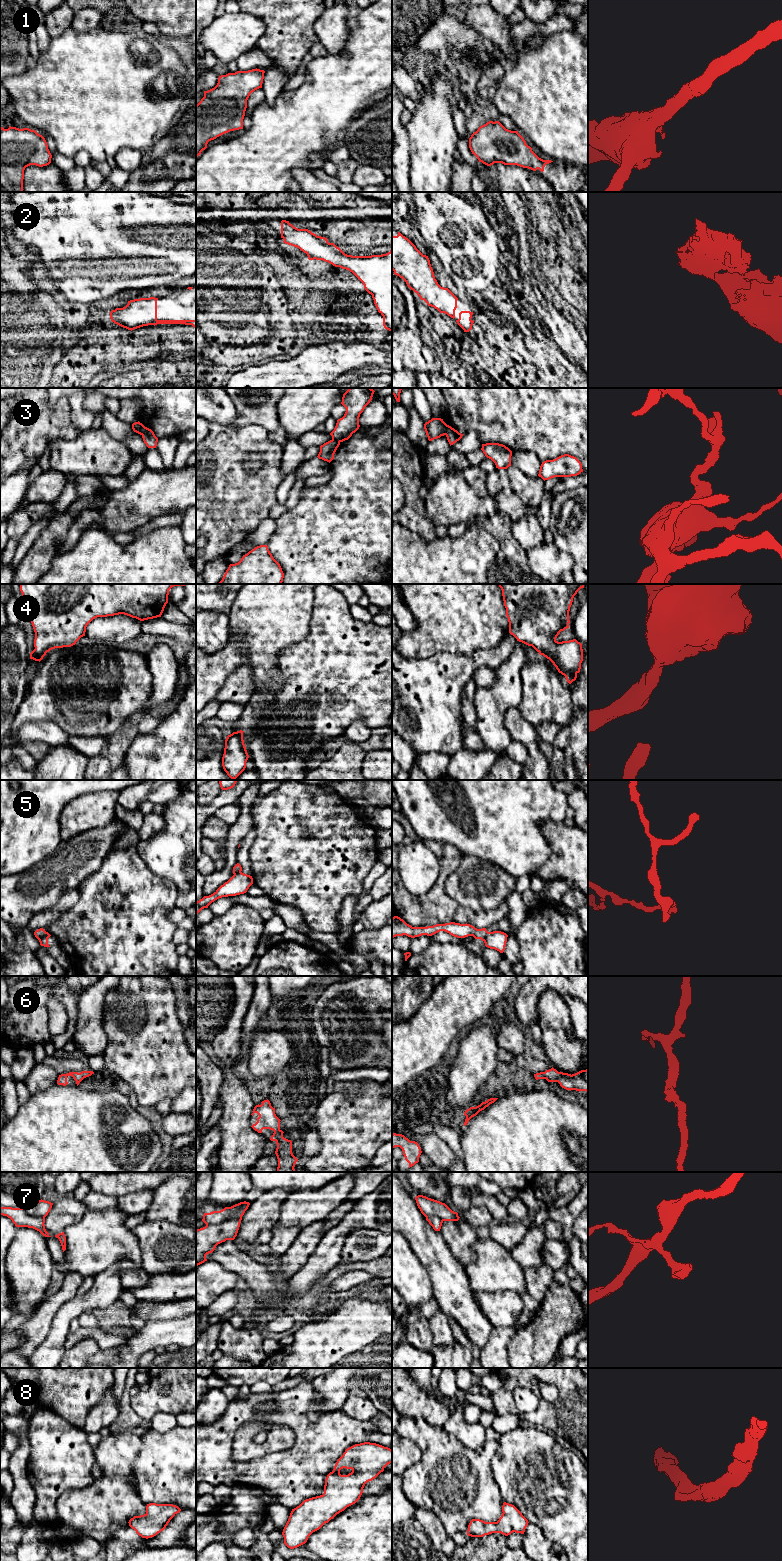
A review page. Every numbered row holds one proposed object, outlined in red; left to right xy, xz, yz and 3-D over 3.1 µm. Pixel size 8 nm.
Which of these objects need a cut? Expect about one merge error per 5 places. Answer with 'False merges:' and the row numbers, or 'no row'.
False merges: 3, 5, 7

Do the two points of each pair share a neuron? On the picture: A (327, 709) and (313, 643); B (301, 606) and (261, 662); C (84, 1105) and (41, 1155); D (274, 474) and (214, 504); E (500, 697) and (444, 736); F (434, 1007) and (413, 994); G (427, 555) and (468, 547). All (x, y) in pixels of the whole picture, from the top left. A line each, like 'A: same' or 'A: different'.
A: same
B: same
C: same
D: same
E: different
F: different
G: same

